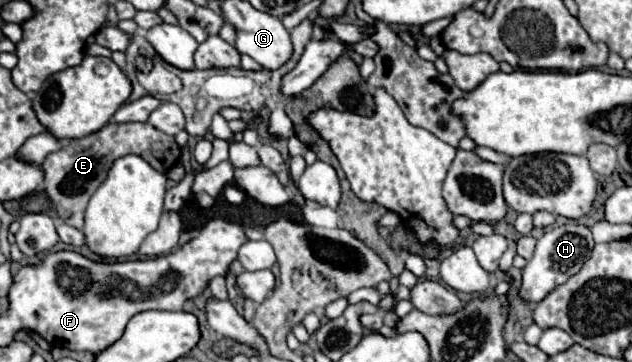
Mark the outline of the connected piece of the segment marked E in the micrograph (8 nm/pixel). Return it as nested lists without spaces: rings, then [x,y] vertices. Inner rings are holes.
[[[109,122],[99,132],[93,132],[89,136],[77,138],[77,140],[67,140],[61,150],[49,154],[43,160],[41,170],[45,172],[45,180],[43,180],[45,192],[51,198],[51,202],[55,204],[55,210],[65,224],[75,226],[79,230],[83,228],[83,212],[87,208],[89,198],[107,178],[107,172],[111,170],[115,158],[121,158],[127,154],[137,154],[145,162],[149,162],[155,170],[167,174],[179,162],[181,148],[177,146],[173,136],[159,132],[157,128],[153,128],[147,122],[145,124],[141,124],[141,122],[127,122],[127,124]]]

